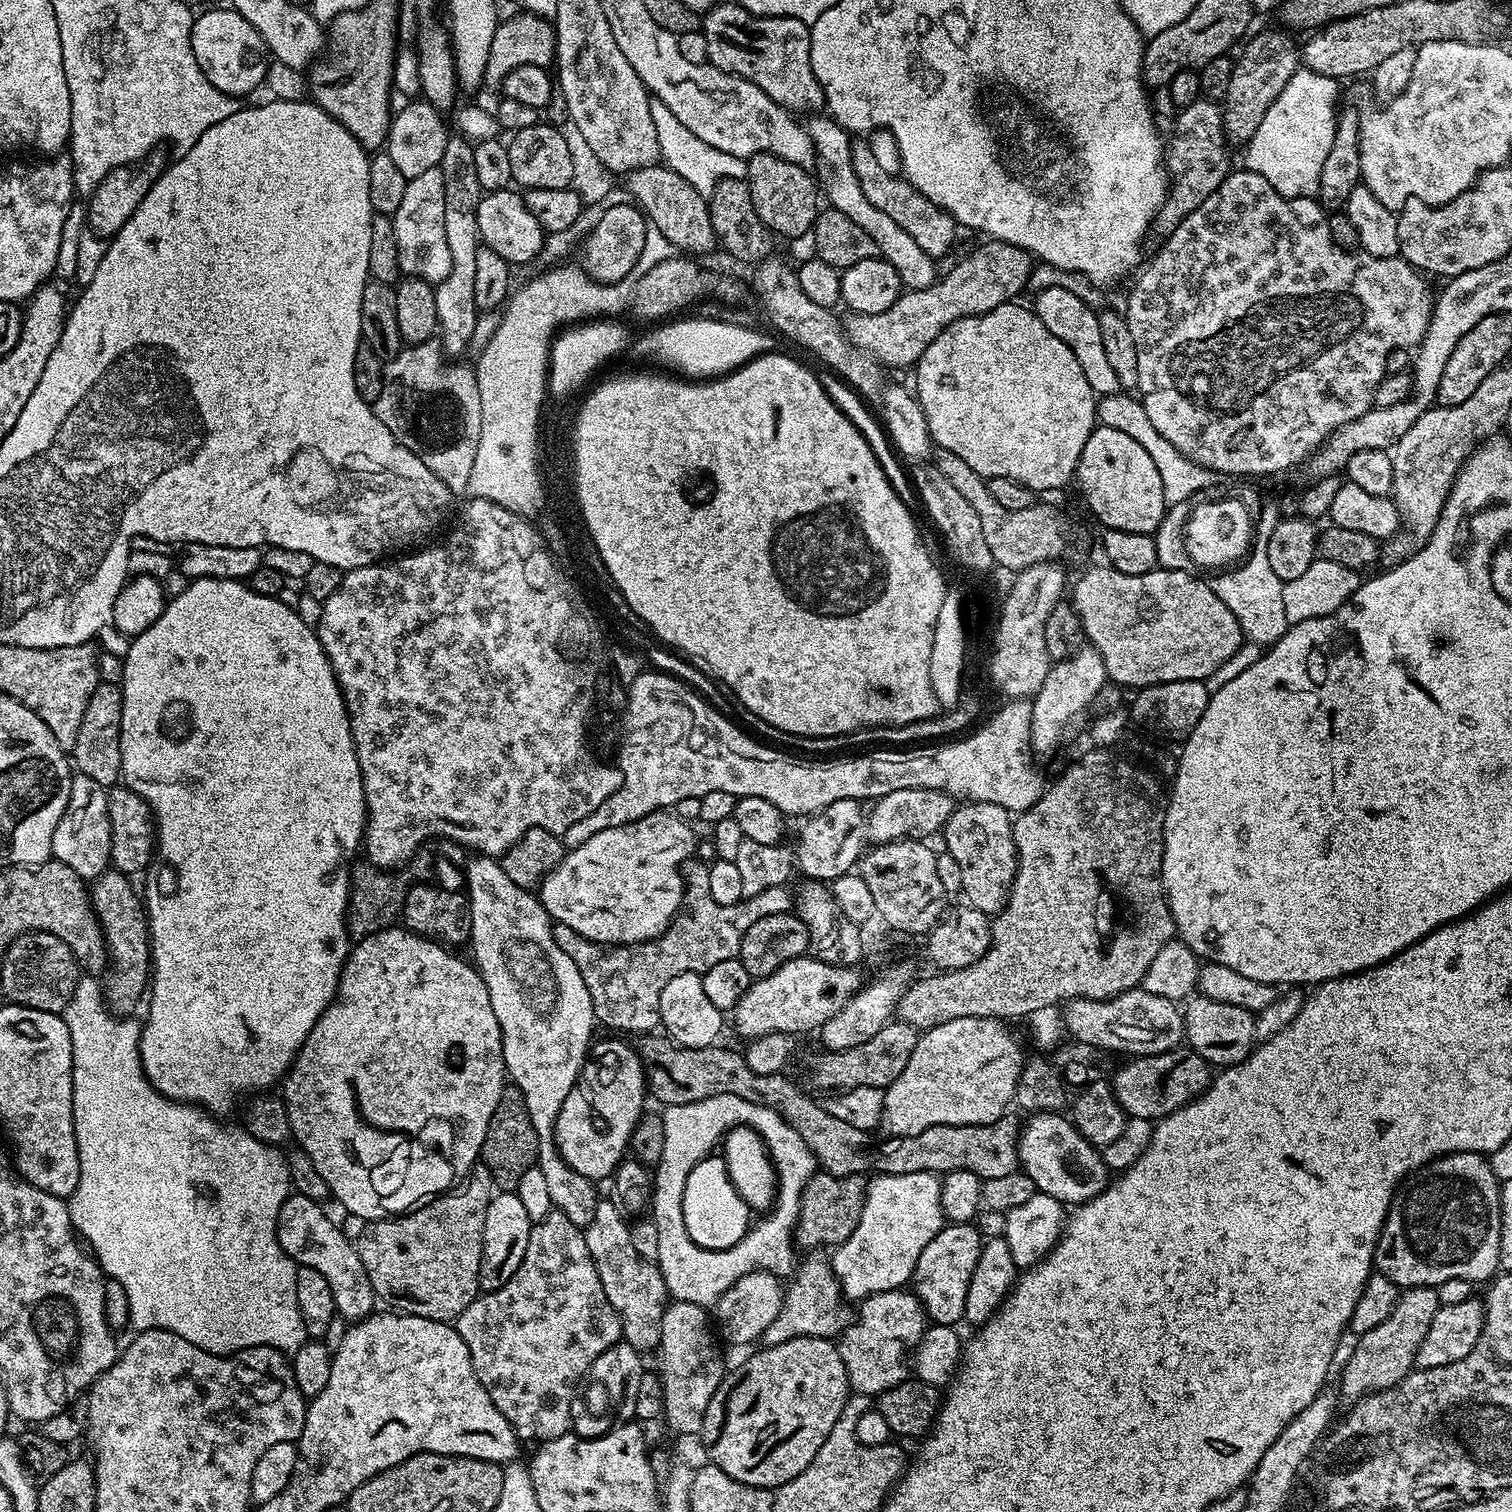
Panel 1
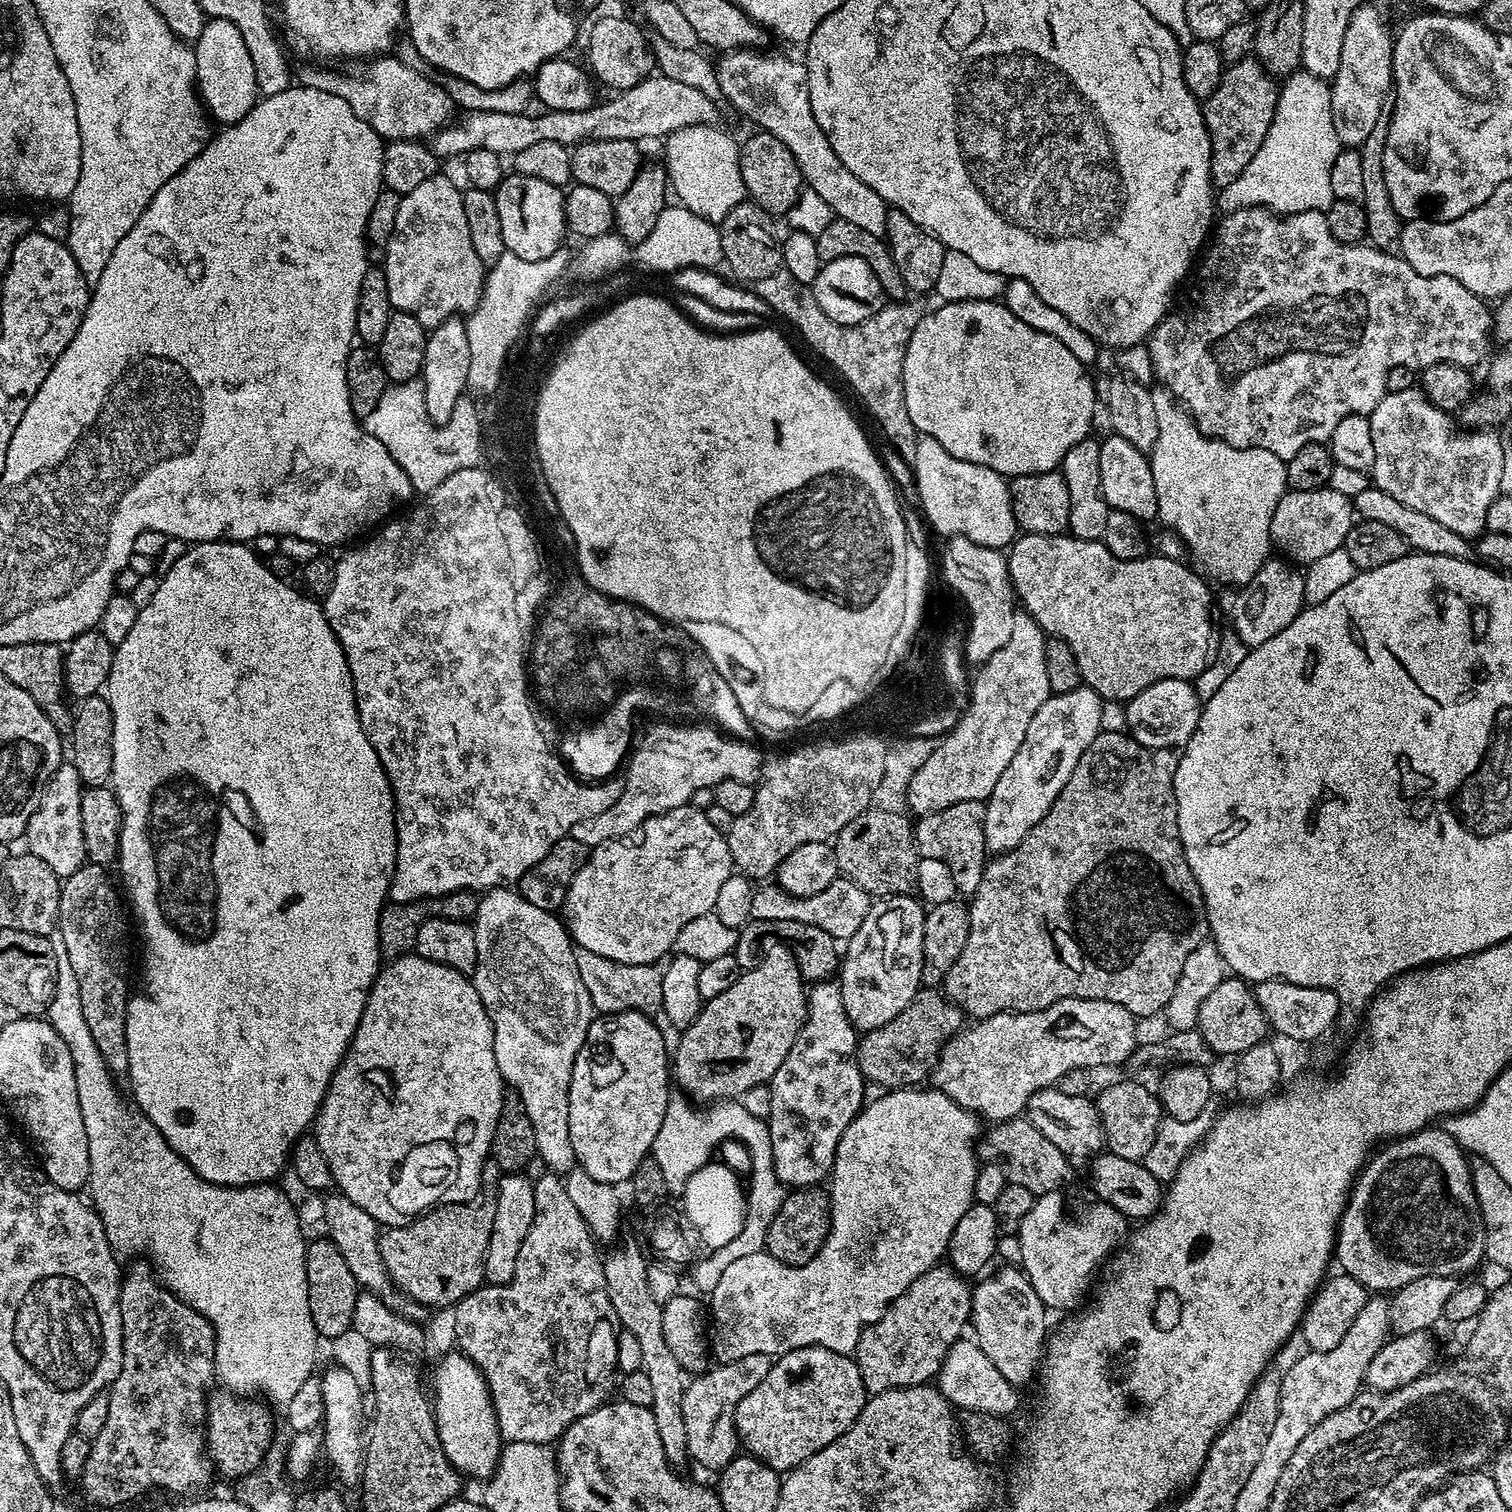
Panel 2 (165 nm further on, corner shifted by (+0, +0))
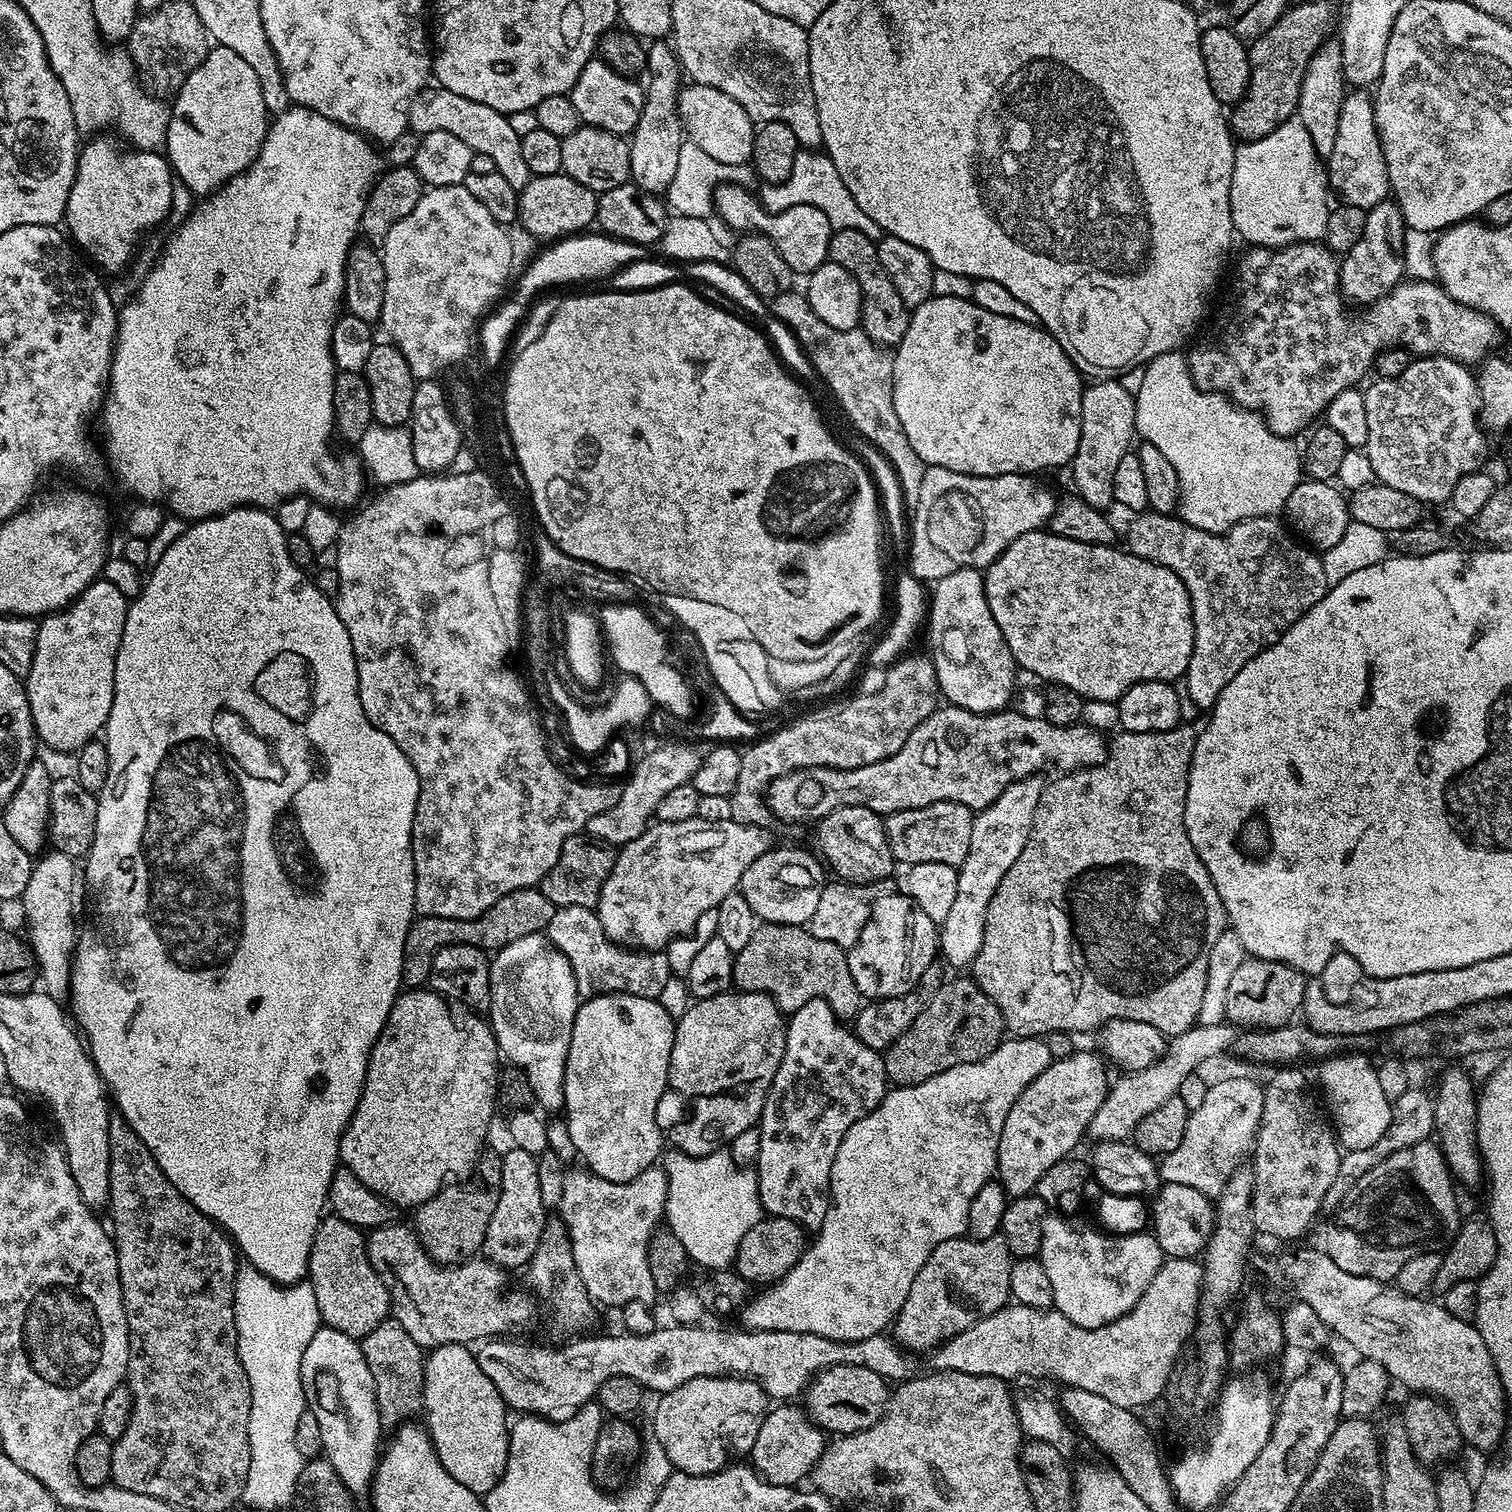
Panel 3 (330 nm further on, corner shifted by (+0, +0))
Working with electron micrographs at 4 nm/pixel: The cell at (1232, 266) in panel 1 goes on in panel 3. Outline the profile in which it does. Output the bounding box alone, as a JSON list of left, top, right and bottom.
[1186,242,1502,437]

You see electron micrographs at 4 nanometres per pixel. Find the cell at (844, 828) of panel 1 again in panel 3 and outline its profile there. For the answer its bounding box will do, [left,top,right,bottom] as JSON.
[739,846,826,926]

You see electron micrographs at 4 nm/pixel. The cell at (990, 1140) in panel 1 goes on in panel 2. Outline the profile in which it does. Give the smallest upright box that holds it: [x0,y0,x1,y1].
[977,1116,1072,1197]

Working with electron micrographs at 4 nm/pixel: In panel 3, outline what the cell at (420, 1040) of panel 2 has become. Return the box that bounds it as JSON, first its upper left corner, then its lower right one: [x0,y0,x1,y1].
[340,986,502,1206]

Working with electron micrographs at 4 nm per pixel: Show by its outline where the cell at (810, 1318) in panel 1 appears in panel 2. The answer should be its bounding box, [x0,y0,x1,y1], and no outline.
[682,1354,773,1470]

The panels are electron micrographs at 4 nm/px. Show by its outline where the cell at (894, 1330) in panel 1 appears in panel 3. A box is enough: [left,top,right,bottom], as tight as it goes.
[894,1234,1013,1354]

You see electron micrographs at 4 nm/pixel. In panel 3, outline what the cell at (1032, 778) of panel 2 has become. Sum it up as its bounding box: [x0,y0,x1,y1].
[938,775,1043,970]

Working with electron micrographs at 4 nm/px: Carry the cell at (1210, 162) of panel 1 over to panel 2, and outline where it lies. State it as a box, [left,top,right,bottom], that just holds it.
[1202,55,1279,189]

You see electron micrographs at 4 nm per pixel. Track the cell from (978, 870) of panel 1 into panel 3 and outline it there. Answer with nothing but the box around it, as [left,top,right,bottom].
[884,802,974,869]

